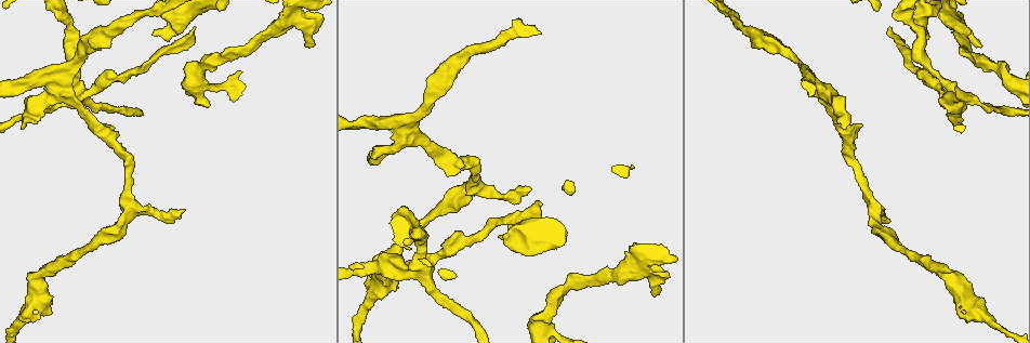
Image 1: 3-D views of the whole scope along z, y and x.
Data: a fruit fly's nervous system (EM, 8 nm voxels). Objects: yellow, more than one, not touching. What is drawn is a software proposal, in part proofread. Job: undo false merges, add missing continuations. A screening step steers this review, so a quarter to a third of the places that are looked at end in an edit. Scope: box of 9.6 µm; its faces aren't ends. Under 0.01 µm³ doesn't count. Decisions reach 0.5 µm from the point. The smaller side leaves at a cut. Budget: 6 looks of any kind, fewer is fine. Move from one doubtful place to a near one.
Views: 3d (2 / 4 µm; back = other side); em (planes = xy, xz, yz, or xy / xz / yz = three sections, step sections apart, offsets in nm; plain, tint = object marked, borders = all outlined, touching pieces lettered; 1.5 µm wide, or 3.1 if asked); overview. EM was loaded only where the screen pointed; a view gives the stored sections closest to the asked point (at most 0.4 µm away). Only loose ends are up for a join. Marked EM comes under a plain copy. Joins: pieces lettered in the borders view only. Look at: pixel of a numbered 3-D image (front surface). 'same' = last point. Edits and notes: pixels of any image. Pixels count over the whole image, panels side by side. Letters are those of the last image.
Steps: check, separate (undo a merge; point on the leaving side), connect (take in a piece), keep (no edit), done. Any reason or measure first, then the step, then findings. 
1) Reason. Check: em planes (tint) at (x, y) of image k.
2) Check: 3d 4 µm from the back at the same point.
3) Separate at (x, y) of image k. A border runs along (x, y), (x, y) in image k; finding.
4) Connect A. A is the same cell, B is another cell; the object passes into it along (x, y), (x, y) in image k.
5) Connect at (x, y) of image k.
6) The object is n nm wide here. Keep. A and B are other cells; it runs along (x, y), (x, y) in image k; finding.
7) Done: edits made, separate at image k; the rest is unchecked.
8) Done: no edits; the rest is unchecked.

An open end. Check: em yz step 4 (tint) at (155, 34) of image 1.

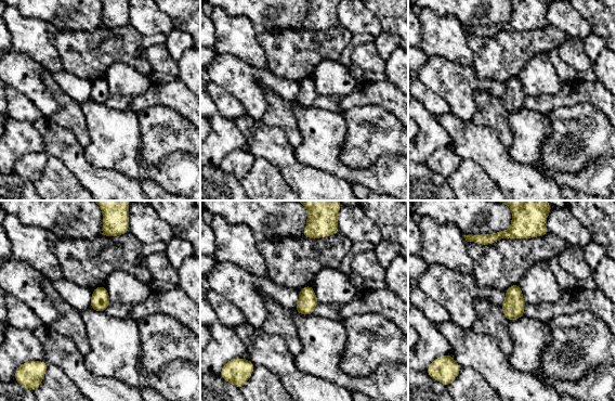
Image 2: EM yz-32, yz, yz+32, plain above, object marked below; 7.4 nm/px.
Cut it another way. Check: em planes (borders) at the same point.

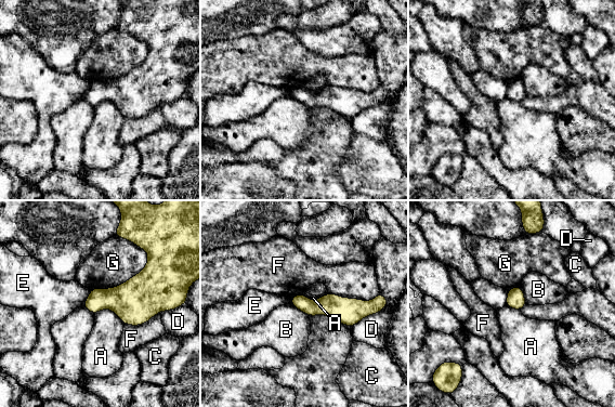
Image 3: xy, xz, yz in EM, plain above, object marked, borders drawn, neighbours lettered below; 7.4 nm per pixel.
Keep. A, B, C, D, E, F and G are other cells; it runs along (293, 299), (308, 306), (367, 310) in image 3; no lettered piece goes on from it.

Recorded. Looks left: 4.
Free end. Check: 3d 2 µm at (306, 47) of image 1.

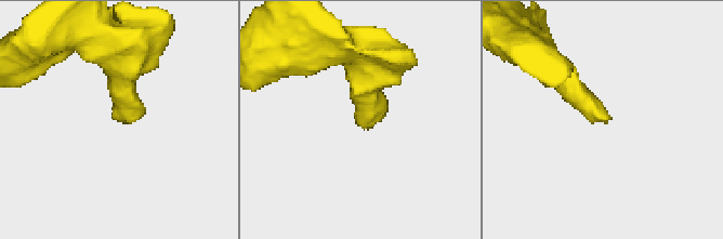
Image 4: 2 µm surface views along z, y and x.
Shape alone is not enough. Check: em planes (tint) at (355, 123) of image 4.

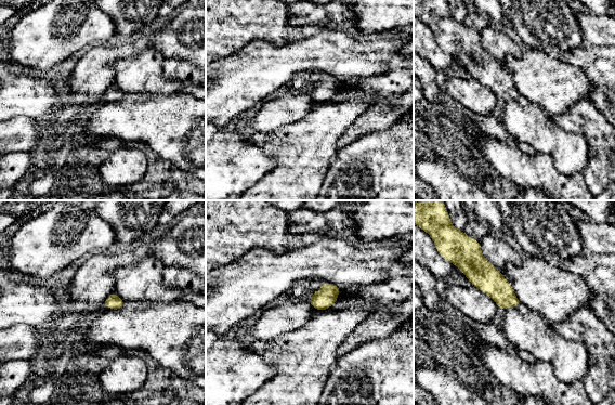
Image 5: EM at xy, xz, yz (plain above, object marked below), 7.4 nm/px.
See the neighbours. Check: em planes (borders) at the same point.

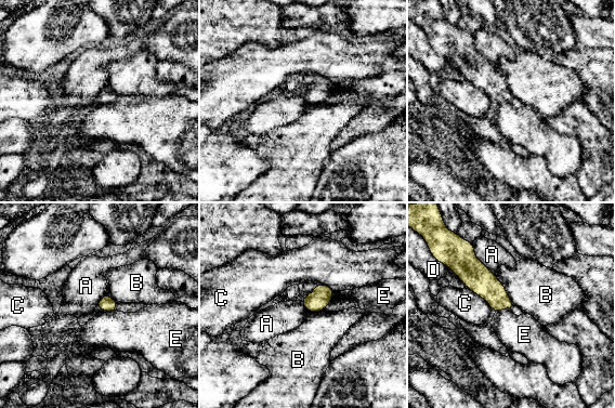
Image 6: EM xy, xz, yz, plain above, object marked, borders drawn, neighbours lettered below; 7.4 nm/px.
The longest contact is with B, 300 nm. Keep. A, B, C, D and E are other cells; a border runs along (472, 245), (475, 257), (493, 273) in image 6; no lettered piece goes on from it.

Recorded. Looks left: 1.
Done: no edits; the rest is unchecked.

